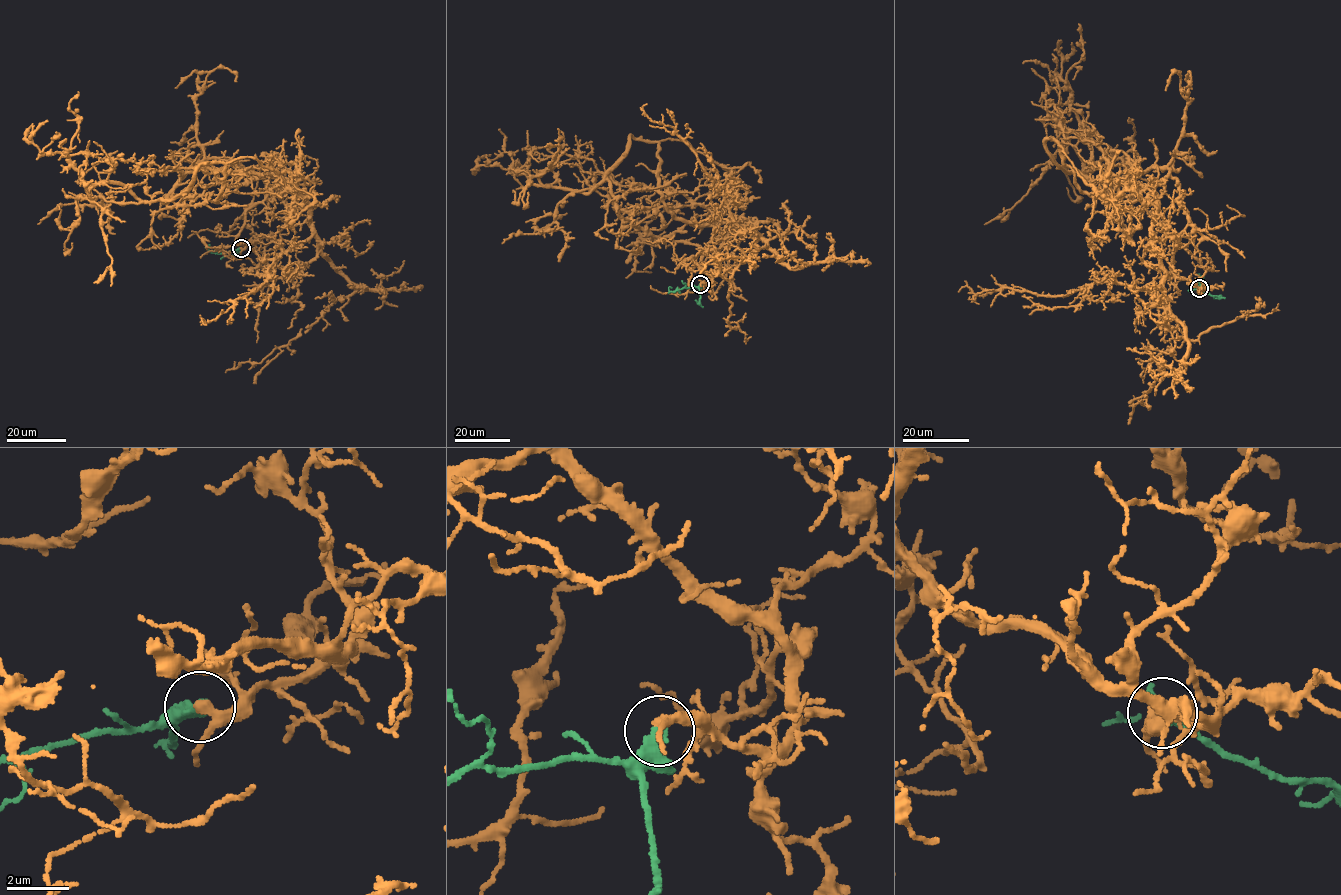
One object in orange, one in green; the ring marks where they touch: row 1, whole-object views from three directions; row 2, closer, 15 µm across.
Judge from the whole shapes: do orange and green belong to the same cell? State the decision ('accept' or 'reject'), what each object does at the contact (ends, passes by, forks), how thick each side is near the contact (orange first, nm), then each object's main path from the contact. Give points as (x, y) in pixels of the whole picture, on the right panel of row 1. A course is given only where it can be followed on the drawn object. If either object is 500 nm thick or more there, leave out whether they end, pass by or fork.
accept; orange passes by; green ends; calibres 280 and 440 nm; course orange (1199, 288), (1170, 269), (1176, 240), (1155, 199), (1107, 202), (1081, 173), (1084, 133), (984, 224); course green (1199, 288), (1200, 274)

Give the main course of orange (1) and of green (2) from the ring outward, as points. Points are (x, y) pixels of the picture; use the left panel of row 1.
1: (240, 248), (272, 177), (168, 206), (97, 182), (111, 286)
2: (240, 248), (213, 253), (206, 247), (210, 244)

